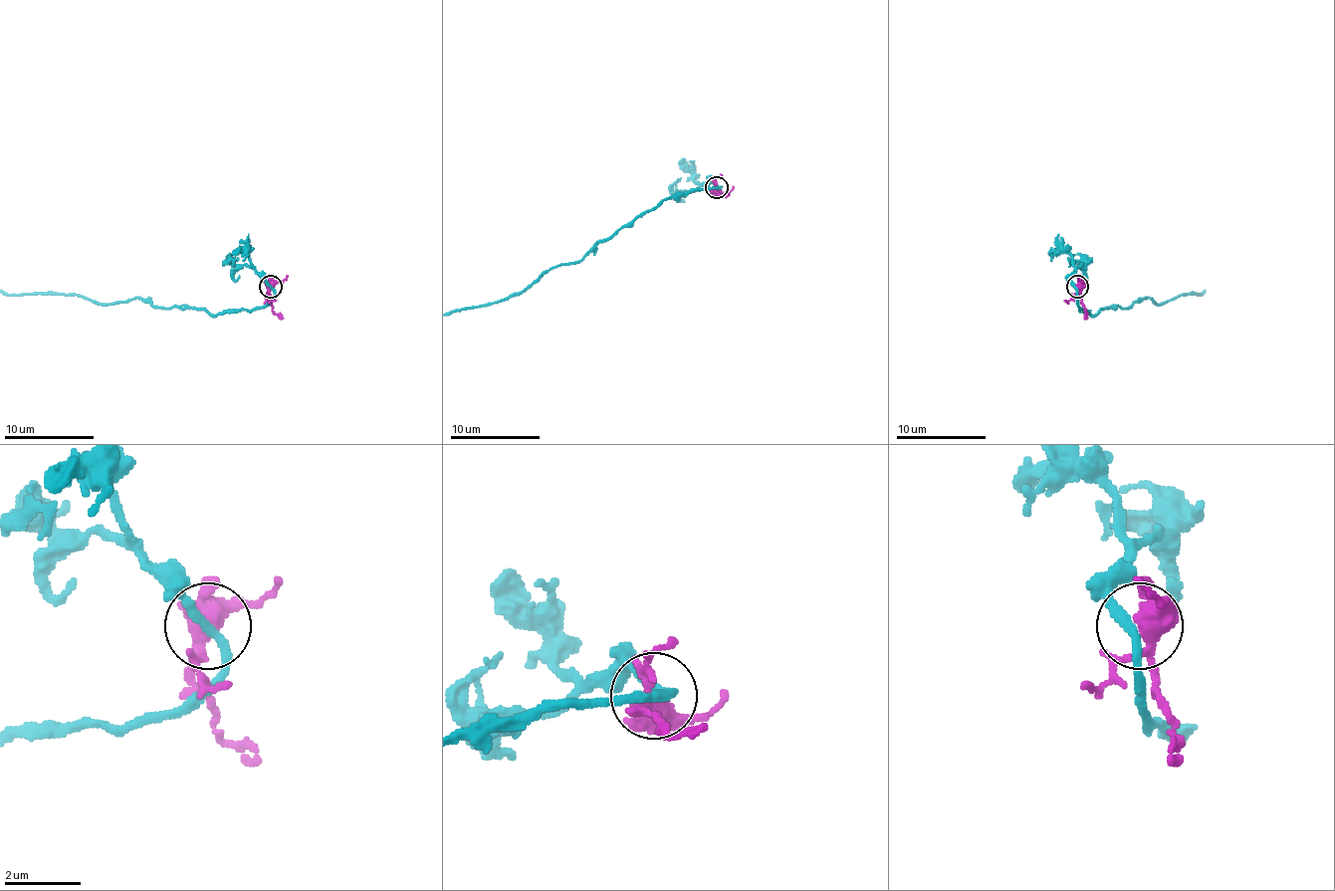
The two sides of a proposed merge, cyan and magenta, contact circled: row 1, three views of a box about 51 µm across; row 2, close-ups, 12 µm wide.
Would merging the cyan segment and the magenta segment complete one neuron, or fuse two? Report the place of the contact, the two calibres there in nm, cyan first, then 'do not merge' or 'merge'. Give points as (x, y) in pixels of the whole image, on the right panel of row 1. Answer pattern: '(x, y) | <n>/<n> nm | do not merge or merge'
(1077, 287) | 240/440 nm | do not merge

